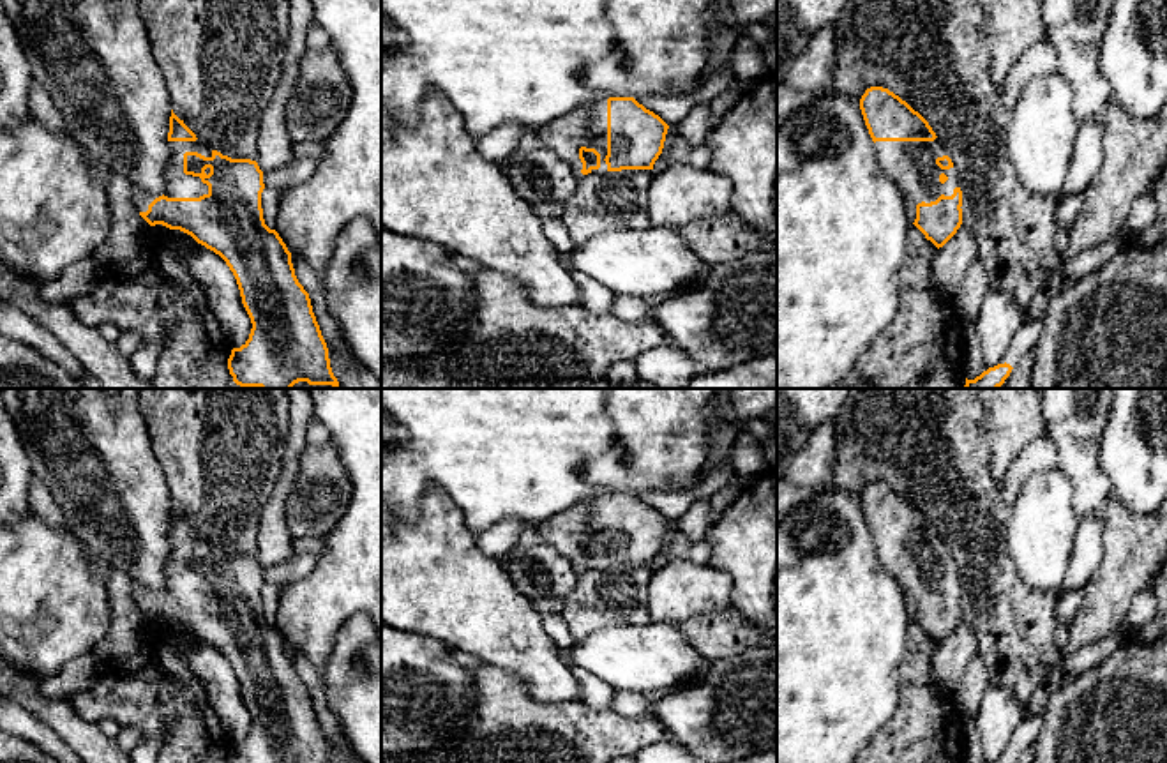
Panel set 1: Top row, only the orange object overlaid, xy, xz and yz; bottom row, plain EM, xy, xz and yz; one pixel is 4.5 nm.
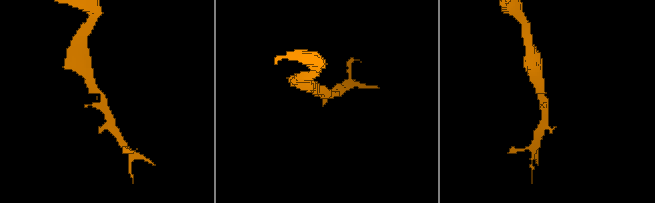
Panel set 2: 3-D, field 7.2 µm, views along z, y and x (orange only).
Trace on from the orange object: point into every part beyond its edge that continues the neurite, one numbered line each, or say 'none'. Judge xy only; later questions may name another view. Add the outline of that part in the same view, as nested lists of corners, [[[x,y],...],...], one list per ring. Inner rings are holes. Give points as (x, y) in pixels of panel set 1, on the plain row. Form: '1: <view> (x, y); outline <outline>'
1: xy (179, 580); outline [[[169,537],[169,556],[166,560],[166,585],[164,592],[168,593],[200,593],[208,590],[208,581],[201,578],[200,572],[184,569],[184,549],[198,548],[205,553],[212,553],[212,544],[203,537]],[[132,586],[132,599],[138,608],[147,608],[148,601],[162,592],[162,590],[148,590],[145,586]]]

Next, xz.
1: xz (587, 521); outline [[[607,495],[577,503],[565,512],[537,525],[544,544],[560,551],[577,572],[583,572],[579,544],[595,544],[600,549],[600,563],[591,569],[606,569],[607,551]]]

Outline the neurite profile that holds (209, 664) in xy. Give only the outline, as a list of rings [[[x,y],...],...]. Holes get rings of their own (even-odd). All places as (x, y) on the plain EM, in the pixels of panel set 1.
[[[162,620],[152,623],[155,631],[168,634],[171,641],[184,645],[185,662],[201,680],[207,699],[226,731],[228,740],[231,744],[245,740],[252,719],[242,699],[237,675],[226,657],[180,625],[169,625]]]

